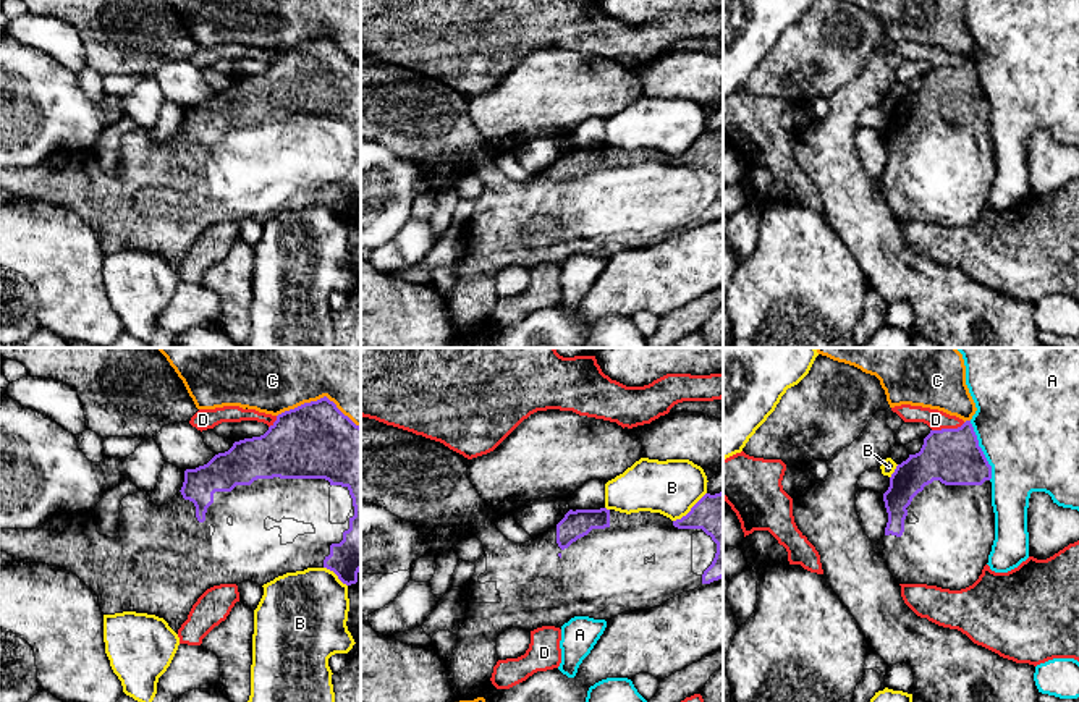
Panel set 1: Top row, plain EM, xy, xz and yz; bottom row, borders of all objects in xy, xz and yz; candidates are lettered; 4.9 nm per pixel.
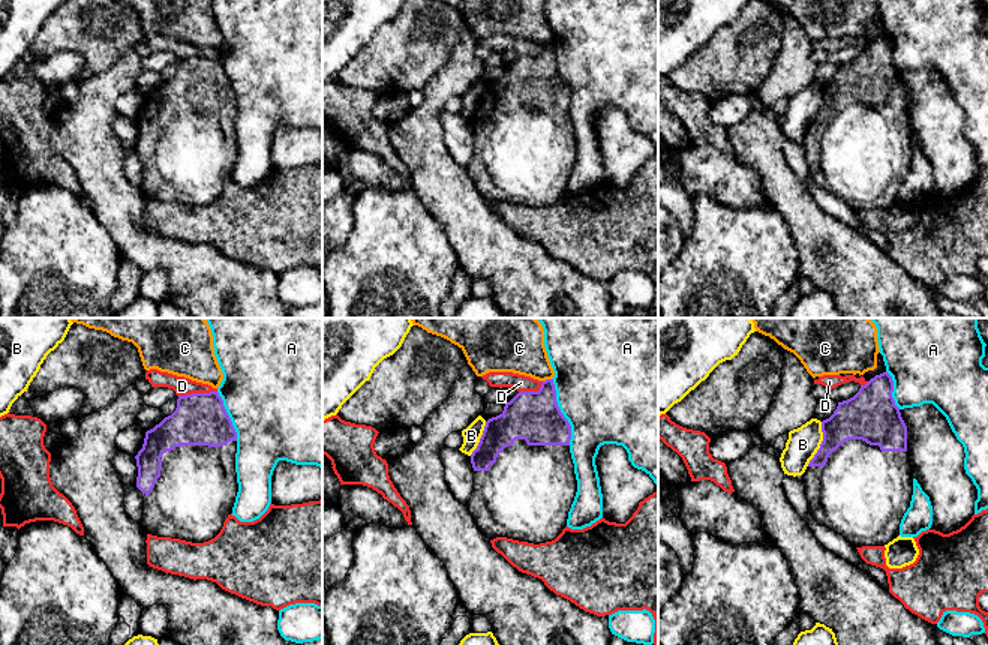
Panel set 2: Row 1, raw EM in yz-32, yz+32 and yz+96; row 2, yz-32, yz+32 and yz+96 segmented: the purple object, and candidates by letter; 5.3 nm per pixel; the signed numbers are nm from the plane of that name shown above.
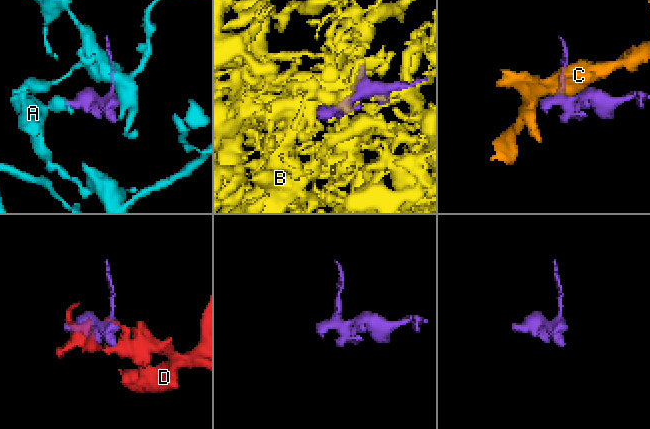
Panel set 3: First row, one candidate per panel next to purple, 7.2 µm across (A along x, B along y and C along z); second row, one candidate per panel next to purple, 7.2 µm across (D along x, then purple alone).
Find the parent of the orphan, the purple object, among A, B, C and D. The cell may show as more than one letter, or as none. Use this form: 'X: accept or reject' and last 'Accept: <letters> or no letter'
A: reject
B: reject
C: reject
D: reject
Accept: no letter

